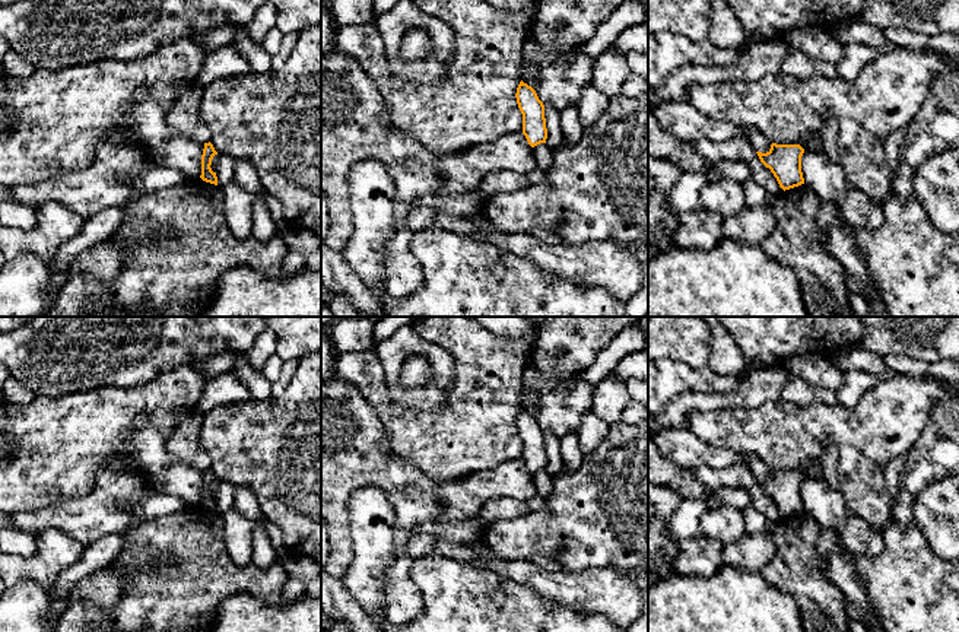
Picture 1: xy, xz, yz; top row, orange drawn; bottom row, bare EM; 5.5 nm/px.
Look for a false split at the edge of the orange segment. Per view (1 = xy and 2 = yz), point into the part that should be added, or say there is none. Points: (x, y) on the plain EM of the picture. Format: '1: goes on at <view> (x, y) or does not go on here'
1: does not go on here
2: does not go on here

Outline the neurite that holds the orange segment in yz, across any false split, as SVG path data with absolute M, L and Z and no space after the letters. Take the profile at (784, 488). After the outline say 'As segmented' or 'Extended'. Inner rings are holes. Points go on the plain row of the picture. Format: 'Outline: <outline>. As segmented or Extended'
Outline: M772 470L766 480L756 480L760 489L771 496L784 518L804 511L801 499L804 476L800 471Z. As segmented

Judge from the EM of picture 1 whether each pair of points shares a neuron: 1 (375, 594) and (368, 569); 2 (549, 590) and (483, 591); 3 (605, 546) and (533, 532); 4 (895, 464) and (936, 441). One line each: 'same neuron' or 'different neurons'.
1: same neuron
2: different neurons
3: same neuron
4: different neurons

